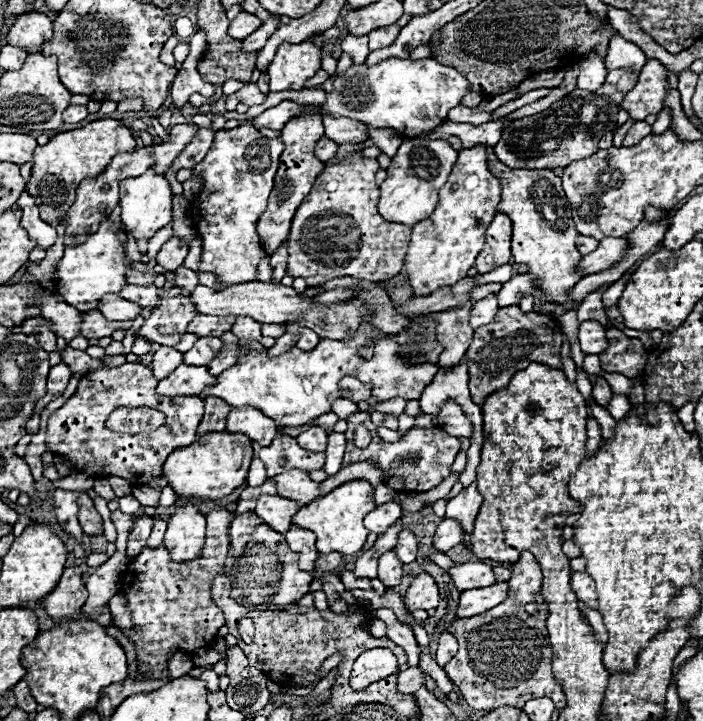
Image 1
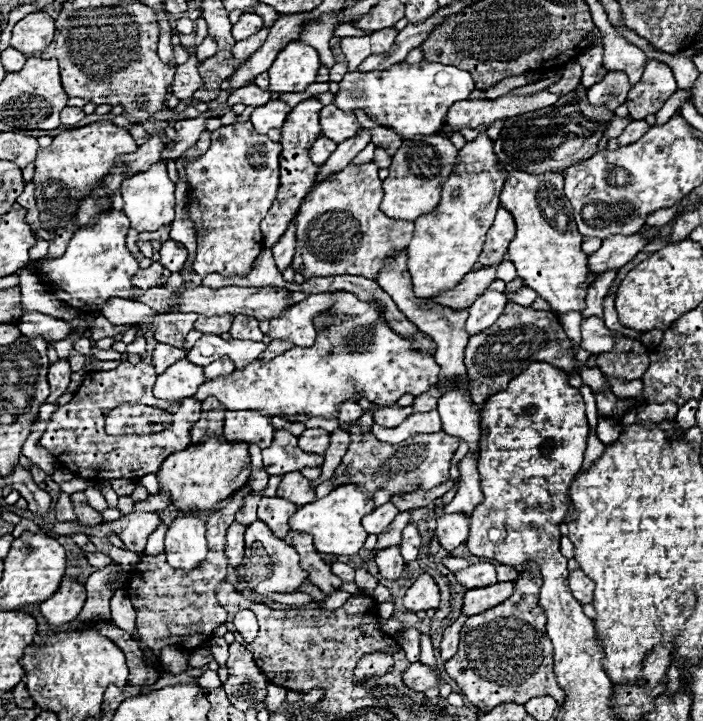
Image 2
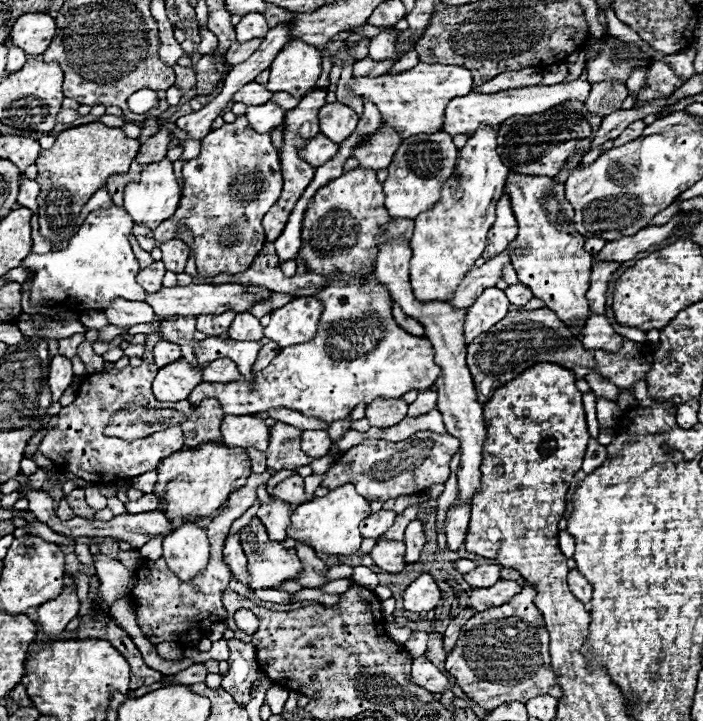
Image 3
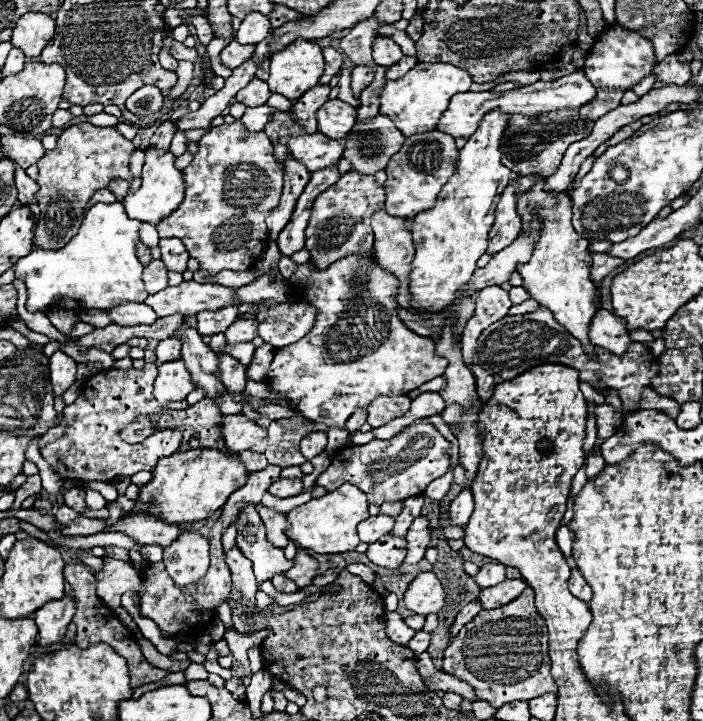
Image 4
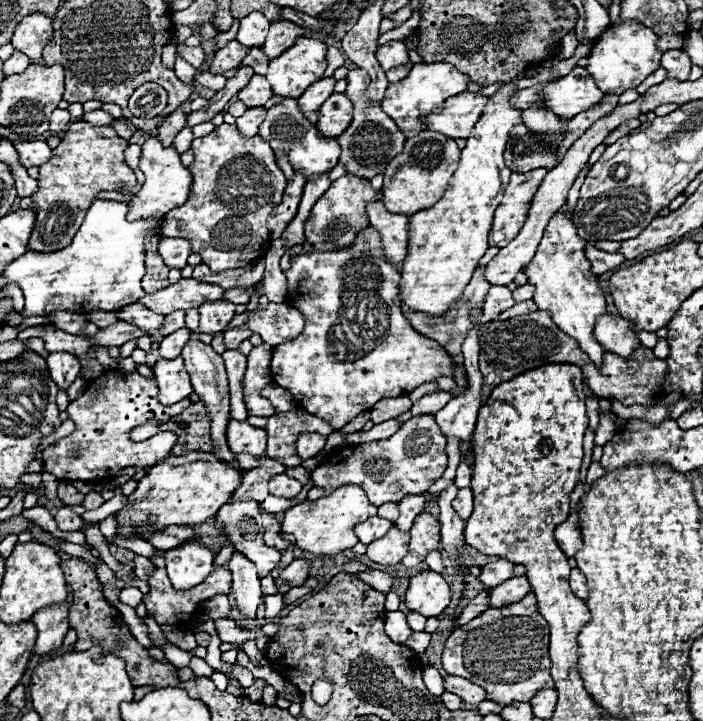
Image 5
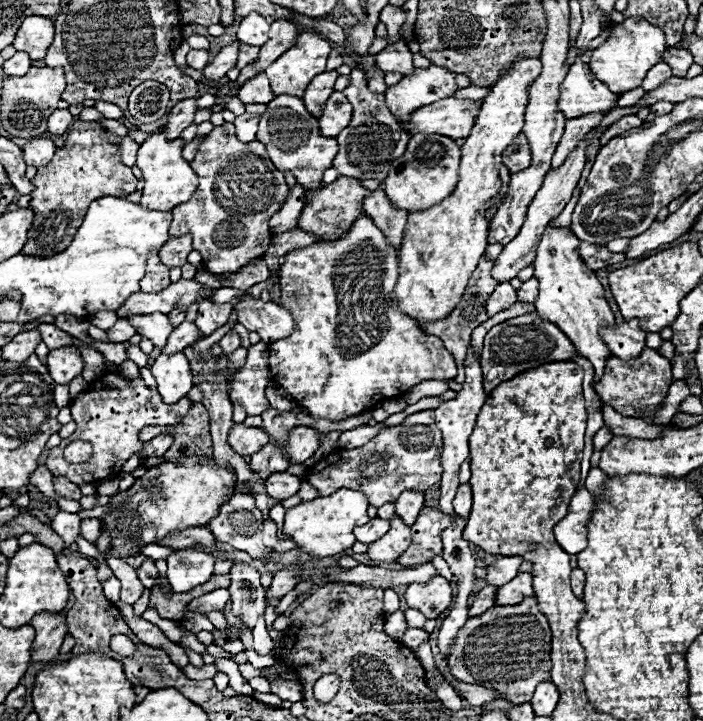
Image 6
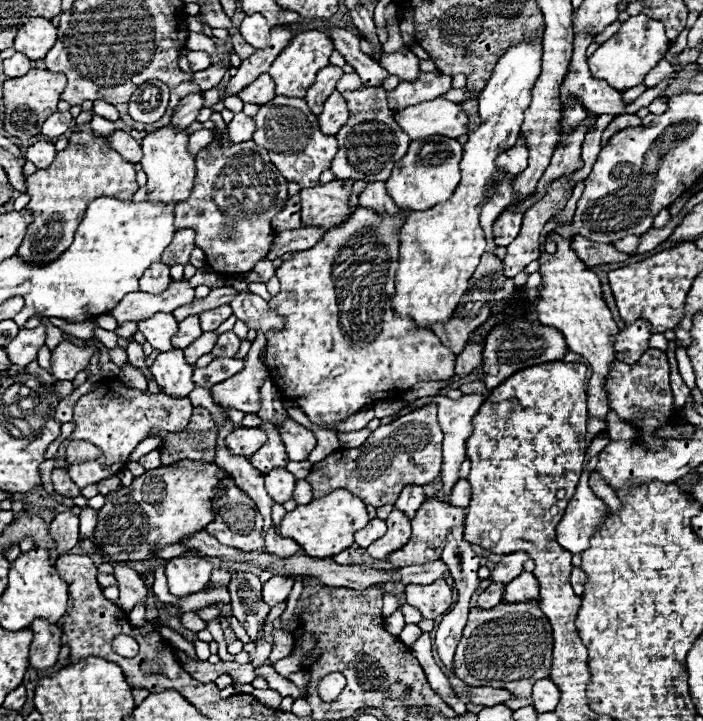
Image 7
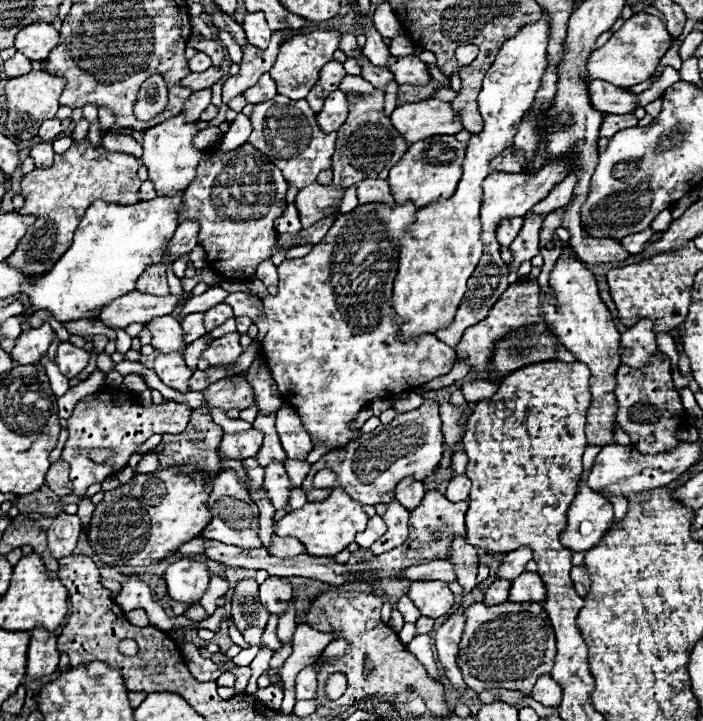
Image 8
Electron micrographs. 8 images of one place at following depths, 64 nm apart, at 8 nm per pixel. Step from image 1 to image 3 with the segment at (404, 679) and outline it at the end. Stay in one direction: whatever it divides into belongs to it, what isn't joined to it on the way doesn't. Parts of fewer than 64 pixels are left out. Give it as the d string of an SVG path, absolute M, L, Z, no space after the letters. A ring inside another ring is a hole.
M420 656L412 662L410 676L414 678L416 686L422 686L424 690L430 690L430 692L442 692L446 688L452 688L448 678L426 656Z

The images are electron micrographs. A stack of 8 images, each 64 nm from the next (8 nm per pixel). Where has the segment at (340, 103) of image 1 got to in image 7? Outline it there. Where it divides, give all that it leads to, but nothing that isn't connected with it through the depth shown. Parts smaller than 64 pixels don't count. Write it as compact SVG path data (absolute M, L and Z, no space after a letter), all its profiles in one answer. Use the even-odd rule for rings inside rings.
M422 72L416 80L400 82L390 94L390 110L400 112L408 106L442 98L452 88L452 76L442 72Z

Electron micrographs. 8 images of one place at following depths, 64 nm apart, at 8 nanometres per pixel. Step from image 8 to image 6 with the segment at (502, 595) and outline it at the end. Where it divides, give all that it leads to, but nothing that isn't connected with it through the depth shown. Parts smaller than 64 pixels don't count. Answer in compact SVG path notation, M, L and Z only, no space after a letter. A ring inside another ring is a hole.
M486 586L486 588L482 588L482 590L476 594L472 606L468 608L468 618L478 616L478 614L486 612L488 608L492 608L492 606L494 606L494 598L496 598L496 586Z

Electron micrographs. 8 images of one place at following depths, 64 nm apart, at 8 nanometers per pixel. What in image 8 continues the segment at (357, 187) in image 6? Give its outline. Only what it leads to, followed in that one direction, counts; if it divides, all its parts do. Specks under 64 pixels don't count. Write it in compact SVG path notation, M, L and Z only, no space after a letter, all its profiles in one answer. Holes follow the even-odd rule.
M318 184L306 186L296 196L296 206L300 210L302 228L312 226L314 222L324 220L328 214L340 214L344 188L334 184Z

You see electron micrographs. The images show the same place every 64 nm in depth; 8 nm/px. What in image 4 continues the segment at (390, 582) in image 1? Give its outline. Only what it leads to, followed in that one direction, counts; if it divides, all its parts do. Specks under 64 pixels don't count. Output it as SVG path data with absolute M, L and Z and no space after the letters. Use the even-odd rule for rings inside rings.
M386 534L386 538L380 538L378 542L372 542L368 546L366 556L382 568L398 570L404 562L404 556L406 556L406 540Z

